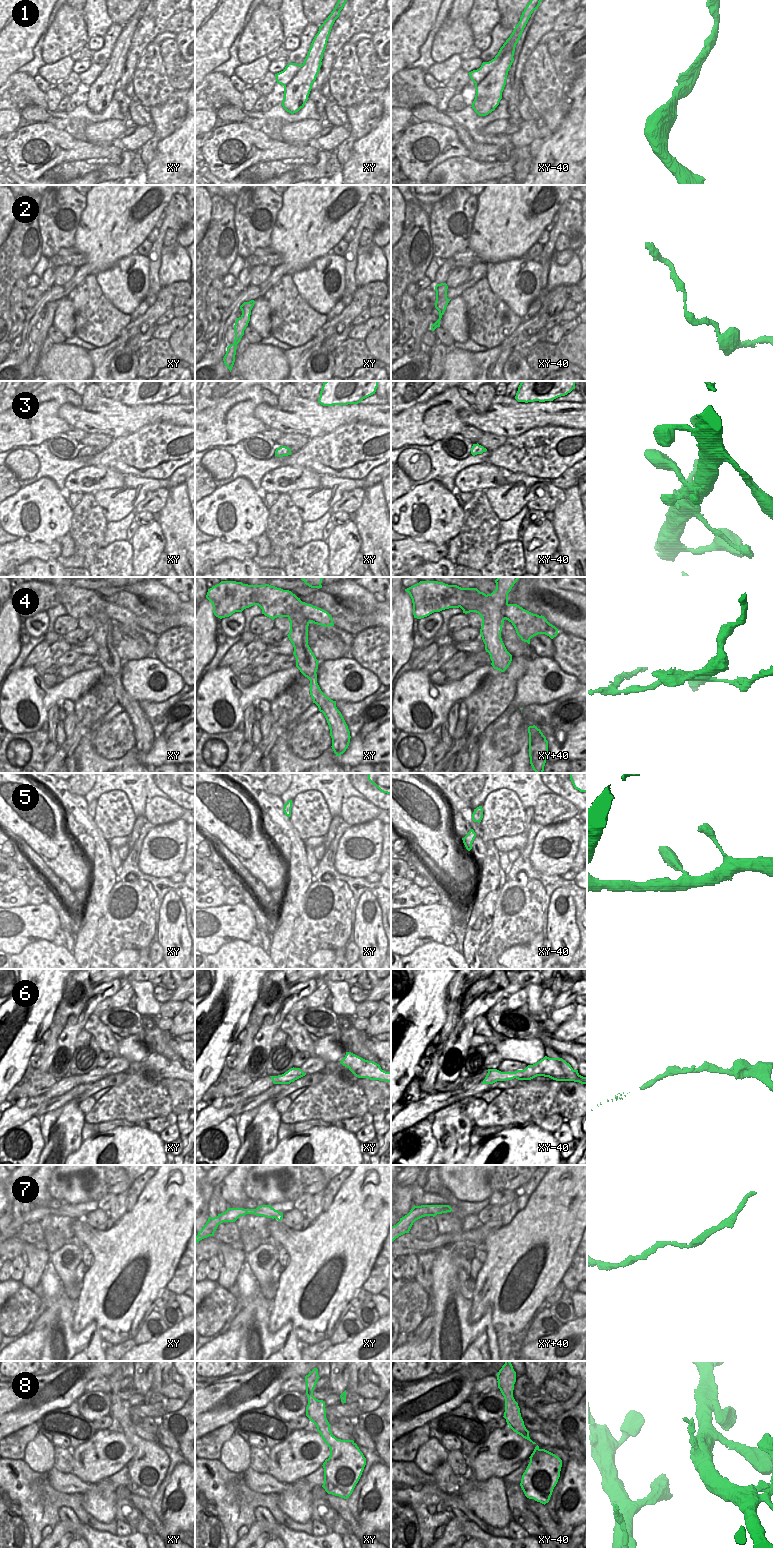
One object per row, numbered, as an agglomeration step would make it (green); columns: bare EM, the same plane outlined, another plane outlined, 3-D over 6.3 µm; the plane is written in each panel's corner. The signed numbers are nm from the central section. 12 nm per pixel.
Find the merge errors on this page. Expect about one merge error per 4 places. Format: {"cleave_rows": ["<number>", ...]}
{"cleave_rows": ["4"]}

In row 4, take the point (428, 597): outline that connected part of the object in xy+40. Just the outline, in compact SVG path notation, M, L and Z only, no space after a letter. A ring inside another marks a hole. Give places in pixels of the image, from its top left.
M420 581L405 591L412 599L414 618L421 619L434 612L459 608L457 595L465 593L467 589L478 590L477 588L461 588L438 581Z

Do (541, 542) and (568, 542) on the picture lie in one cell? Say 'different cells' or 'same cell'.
different cells

